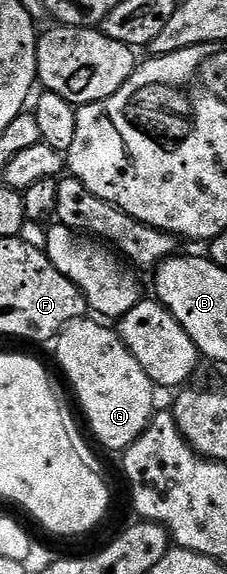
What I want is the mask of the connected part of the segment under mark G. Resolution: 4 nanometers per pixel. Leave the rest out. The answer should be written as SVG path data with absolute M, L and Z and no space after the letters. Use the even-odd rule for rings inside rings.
M95 318L69 322L53 341L55 356L87 415L91 432L107 448L128 448L147 429L157 411L157 389L141 370L141 362L123 345L114 327L106 328Z

